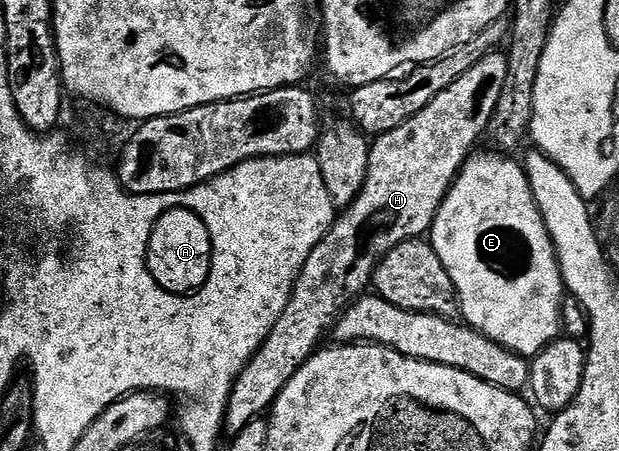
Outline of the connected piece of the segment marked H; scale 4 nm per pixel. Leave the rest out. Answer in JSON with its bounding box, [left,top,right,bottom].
[225,50,506,433]

